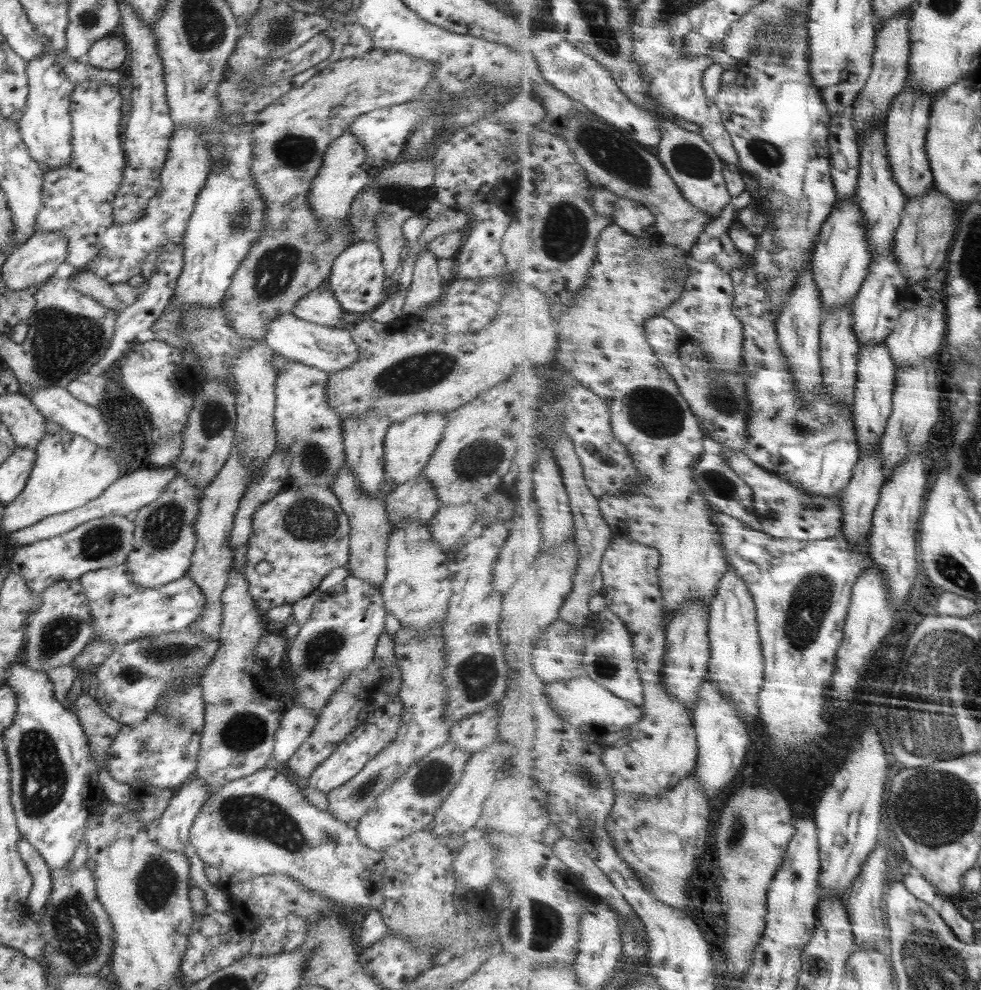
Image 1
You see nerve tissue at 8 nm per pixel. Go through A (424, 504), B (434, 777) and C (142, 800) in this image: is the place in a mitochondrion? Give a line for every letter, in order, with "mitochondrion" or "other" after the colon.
A: other
B: mitochondrion
C: other

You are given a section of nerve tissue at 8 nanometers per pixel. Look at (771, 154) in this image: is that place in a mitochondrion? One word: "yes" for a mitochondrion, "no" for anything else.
yes

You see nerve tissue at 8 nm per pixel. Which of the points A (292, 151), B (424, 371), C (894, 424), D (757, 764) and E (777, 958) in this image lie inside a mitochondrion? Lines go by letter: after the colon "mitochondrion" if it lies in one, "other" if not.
A: mitochondrion
B: mitochondrion
C: other
D: other
E: other

